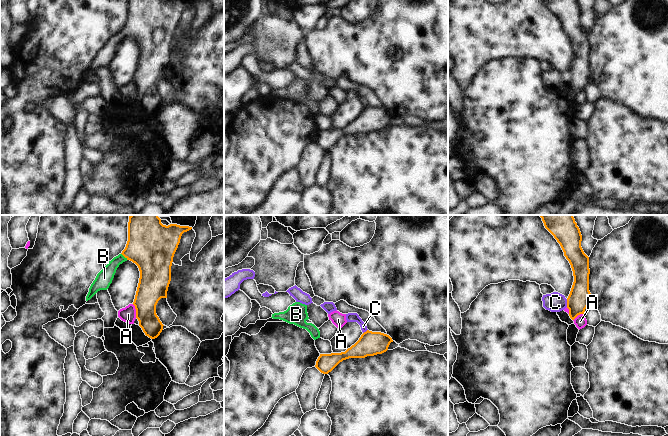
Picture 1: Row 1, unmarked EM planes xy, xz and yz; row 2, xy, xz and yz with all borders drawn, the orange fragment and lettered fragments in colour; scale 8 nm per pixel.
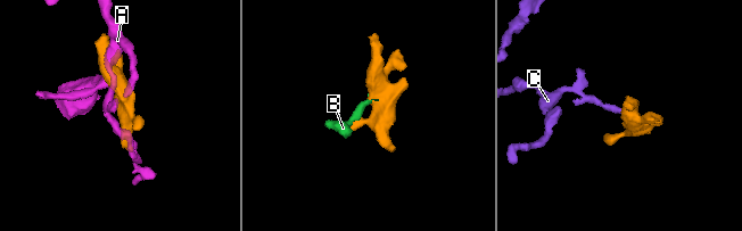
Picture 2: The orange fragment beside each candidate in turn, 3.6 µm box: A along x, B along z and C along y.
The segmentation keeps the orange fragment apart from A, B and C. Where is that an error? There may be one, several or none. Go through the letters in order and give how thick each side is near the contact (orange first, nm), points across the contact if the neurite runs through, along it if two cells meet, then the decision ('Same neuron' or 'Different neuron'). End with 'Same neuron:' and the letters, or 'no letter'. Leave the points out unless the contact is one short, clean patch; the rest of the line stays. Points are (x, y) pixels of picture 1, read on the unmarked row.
A: Thickness 240 nm (orange) against 130 nm. Different neuron
B: Thickness 380 nm (orange) against 130 nm. Path across: xy (151, 23), (138, 25), (124, 32), (109, 46), (104, 54). Same neuron
C: Thickness 170 nm (orange) against 160 nm. Boundary: yz (566, 75), (567, 82). Different neuron
Same neuron: B.

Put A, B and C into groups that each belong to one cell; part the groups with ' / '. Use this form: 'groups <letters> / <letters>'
groups A / B / C

